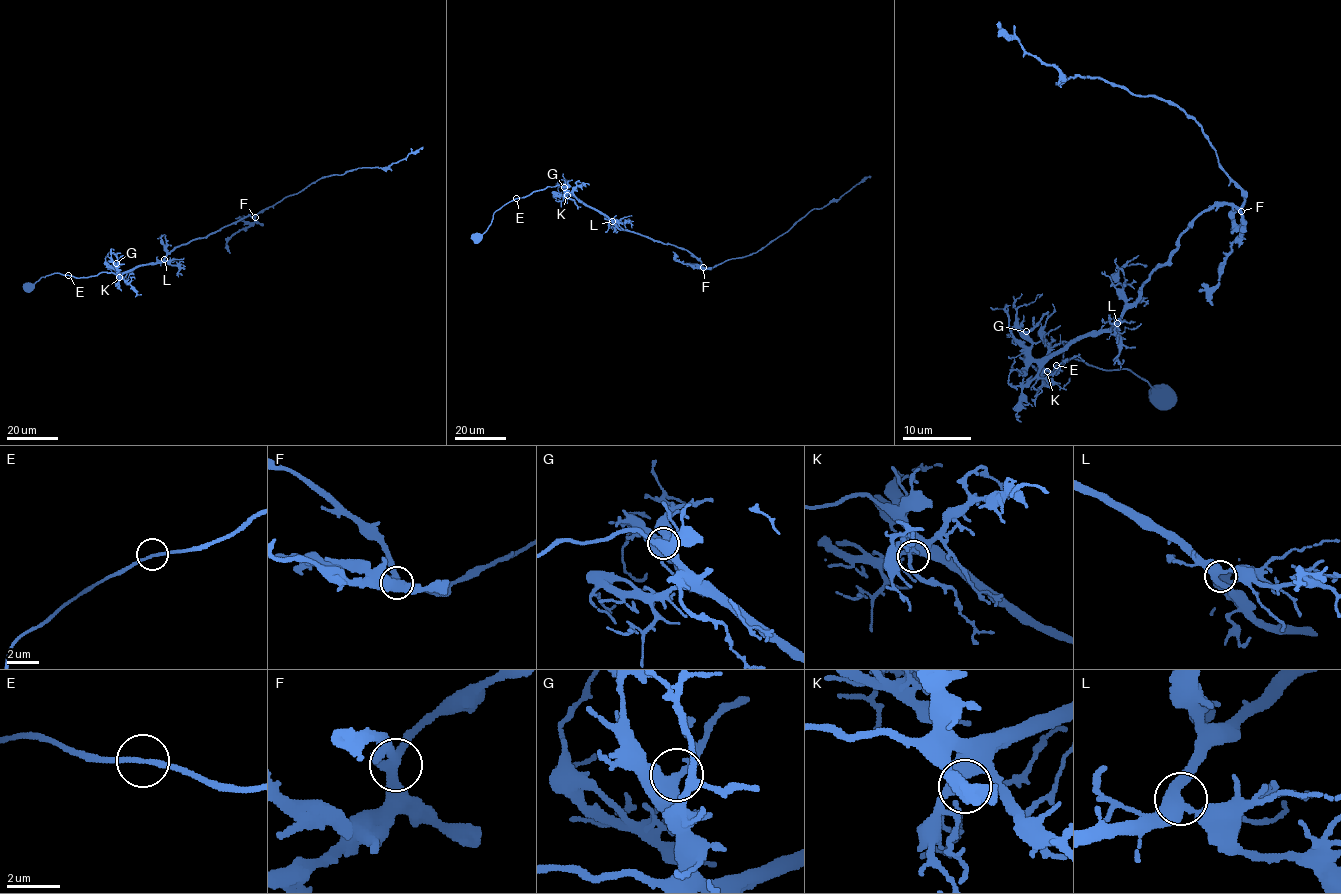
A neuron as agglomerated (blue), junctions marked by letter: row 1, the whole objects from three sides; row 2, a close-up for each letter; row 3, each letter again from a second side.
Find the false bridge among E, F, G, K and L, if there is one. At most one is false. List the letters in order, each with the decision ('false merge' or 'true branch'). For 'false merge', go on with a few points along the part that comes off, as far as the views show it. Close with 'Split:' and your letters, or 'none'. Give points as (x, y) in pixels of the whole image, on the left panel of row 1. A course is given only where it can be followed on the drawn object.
E: true branch
F: true branch
G: true branch
K: true branch
L: true branch
Split: none

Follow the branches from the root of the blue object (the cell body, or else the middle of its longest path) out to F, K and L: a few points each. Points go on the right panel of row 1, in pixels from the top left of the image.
F: (1157, 395), (1128, 369), (1069, 359), (1038, 371), (1021, 357), (1107, 331), (1202, 212), (1241, 211)
K: (1157, 395), (1128, 369), (1100, 369), (1069, 359), (1052, 371), (1038, 371), (1026, 356), (1021, 357), (1047, 371)
L: (1157, 395), (1128, 369), (1069, 359), (1038, 371), (1021, 357), (1045, 359), (1117, 323)

